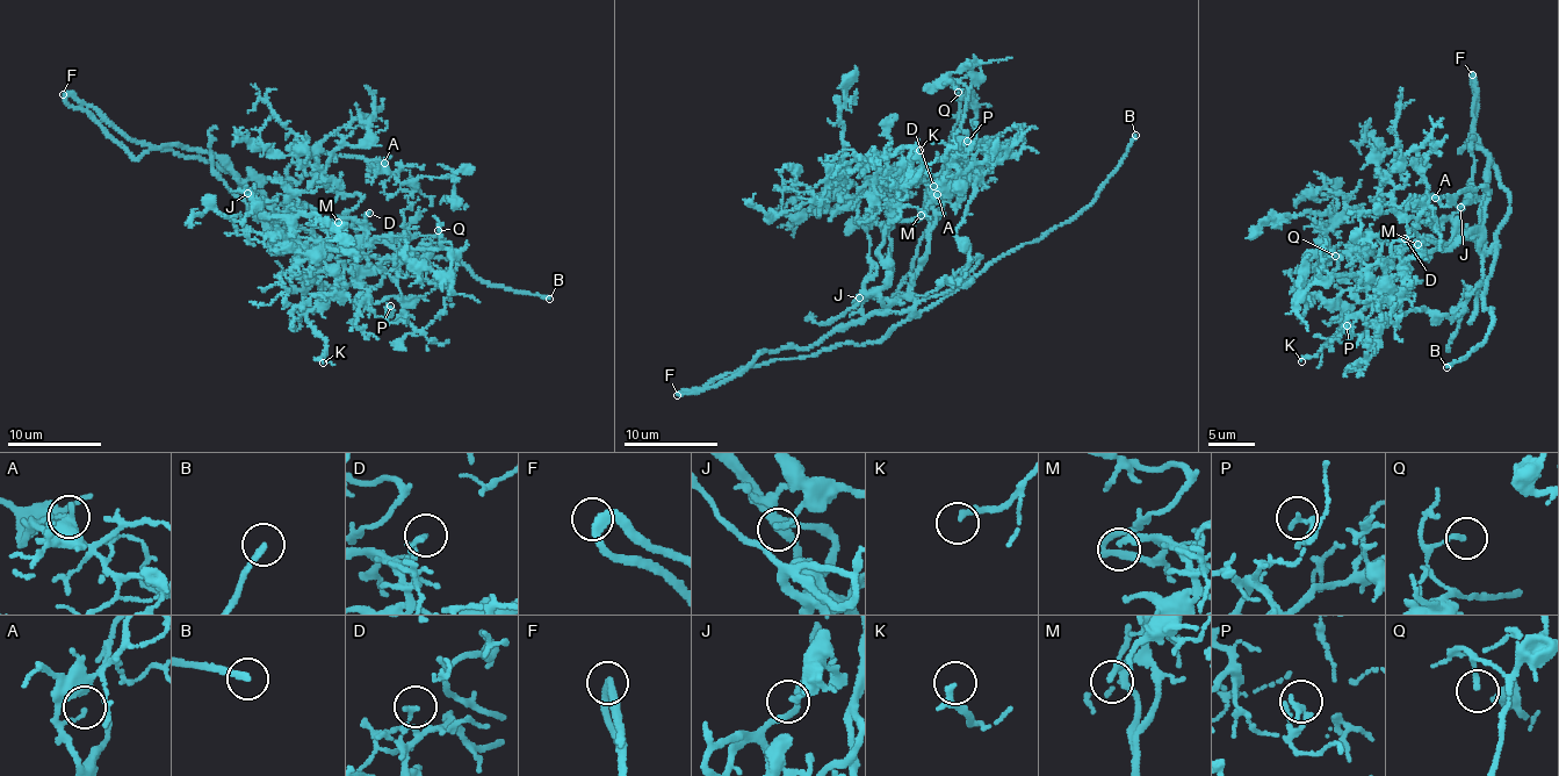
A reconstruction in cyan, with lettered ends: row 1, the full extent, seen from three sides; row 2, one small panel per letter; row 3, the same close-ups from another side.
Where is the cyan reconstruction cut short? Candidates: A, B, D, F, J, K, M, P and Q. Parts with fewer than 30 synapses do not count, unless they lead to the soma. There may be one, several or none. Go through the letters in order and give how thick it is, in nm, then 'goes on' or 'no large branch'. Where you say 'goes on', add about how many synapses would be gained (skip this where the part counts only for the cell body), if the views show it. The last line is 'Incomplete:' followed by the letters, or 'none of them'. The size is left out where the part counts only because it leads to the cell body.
A: 120 nm thick; goes on; about 40 synapses
B: 220 nm thick; goes on
D: 150 nm thick; no large branch
F: 260 nm thick; no large branch
J: 170 nm thick; no large branch
K: 240 nm thick; no large branch
M: 240 nm thick; goes on; about 160 synapses
P: 180 nm thick; no large branch
Q: 160 nm thick; no large branch
Incomplete: A, B, M

